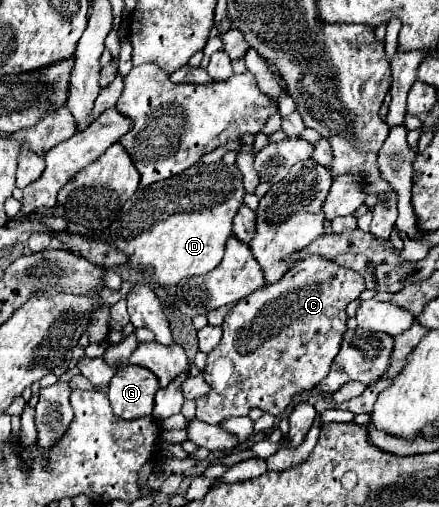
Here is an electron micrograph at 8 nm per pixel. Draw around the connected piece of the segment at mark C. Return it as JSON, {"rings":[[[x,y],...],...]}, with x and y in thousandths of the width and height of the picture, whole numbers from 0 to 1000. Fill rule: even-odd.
{"rings":[[[704,503],[677,515],[636,558],[599,566],[544,594],[513,625],[508,677],[476,696],[462,740],[472,744],[472,755],[481,755],[481,771],[472,783],[449,787],[449,826],[499,838],[508,826],[563,819],[572,803],[590,803],[622,819],[649,811],[672,775],[713,767],[745,740],[754,712],[777,684],[781,657],[790,653],[786,606],[795,594],[813,590],[827,570],[831,558],[813,535],[745,515],[745,507]]]}

